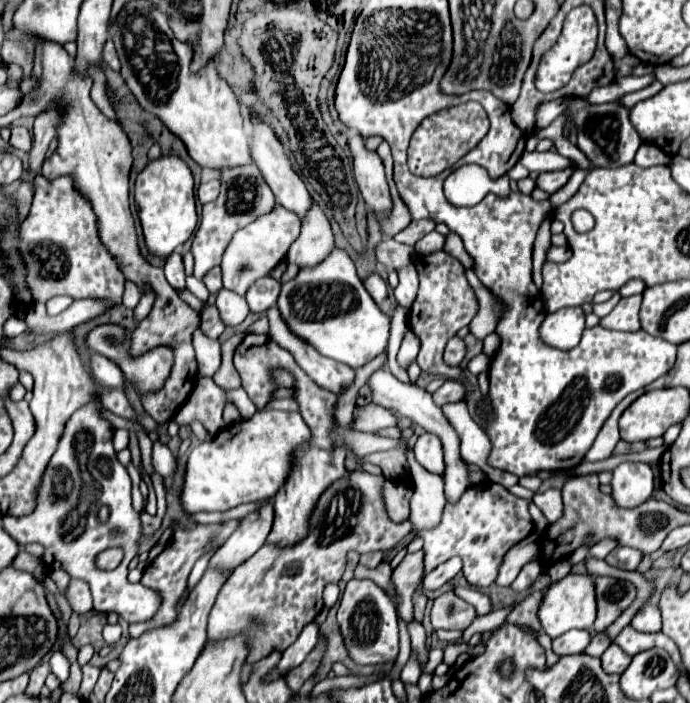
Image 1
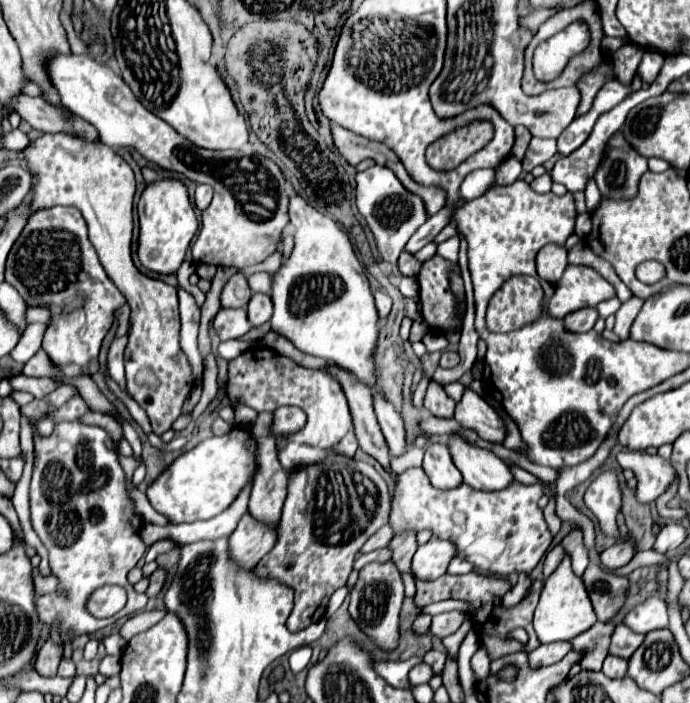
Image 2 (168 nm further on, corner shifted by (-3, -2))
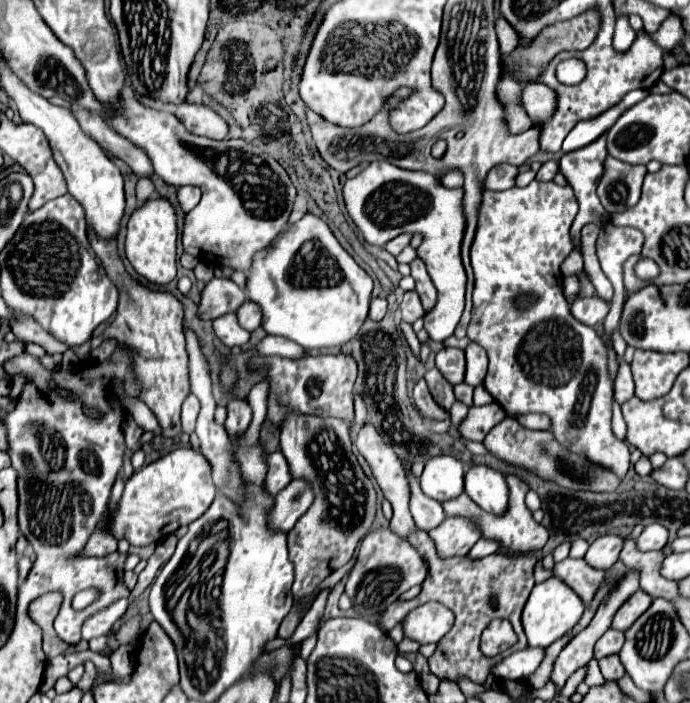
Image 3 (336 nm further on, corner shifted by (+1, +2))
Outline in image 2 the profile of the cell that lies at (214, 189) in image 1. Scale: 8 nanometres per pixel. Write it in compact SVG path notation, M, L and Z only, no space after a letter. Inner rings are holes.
M200 184L196 188L196 192L194 192L194 204L196 204L196 208L204 210L210 204L210 200L212 200L212 188L206 186L206 184Z

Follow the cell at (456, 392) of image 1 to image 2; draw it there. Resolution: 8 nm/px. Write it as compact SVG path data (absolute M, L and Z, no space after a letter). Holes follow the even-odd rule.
M430 380L426 396L424 396L424 408L430 410L438 418L452 418L456 402L444 392L444 388L440 384Z

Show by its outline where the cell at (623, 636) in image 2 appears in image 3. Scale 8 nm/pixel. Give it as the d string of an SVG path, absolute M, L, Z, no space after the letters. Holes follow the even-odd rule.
M610 628L594 646L594 658L604 658L610 654L618 654L624 644L624 632Z

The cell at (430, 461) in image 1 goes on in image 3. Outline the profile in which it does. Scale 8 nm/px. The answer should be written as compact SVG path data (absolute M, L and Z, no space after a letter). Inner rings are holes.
M448 454L432 456L424 466L420 484L430 498L452 500L464 492L464 464Z

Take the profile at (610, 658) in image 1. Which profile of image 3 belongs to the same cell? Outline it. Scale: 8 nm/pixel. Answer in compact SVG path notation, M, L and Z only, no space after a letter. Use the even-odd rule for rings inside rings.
M614 654L614 656L606 656L604 660L600 660L600 672L606 680L620 680L626 672L622 668L622 662L620 658Z

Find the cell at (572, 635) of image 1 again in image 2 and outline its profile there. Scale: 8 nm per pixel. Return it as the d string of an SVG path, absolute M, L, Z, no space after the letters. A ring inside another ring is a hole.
M568 642L542 644L542 646L538 646L534 652L528 654L528 666L530 666L530 668L542 668L542 666L556 664L556 662L562 660L570 650L572 650L572 646L570 646Z

